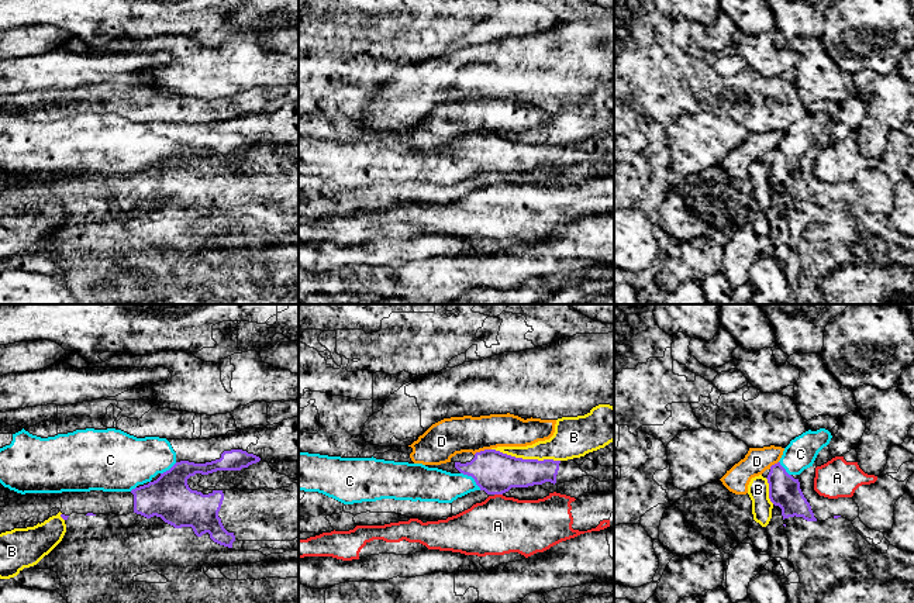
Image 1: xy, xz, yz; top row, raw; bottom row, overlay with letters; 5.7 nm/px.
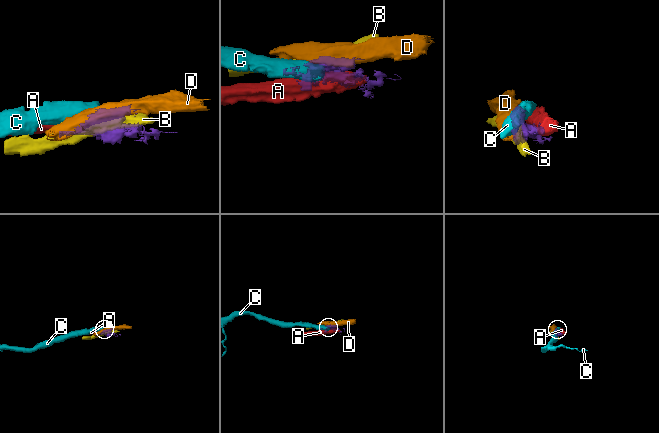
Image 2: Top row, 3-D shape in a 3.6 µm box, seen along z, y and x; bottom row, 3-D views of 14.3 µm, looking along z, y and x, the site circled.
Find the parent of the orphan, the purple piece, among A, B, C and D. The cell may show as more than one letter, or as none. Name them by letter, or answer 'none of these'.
C

